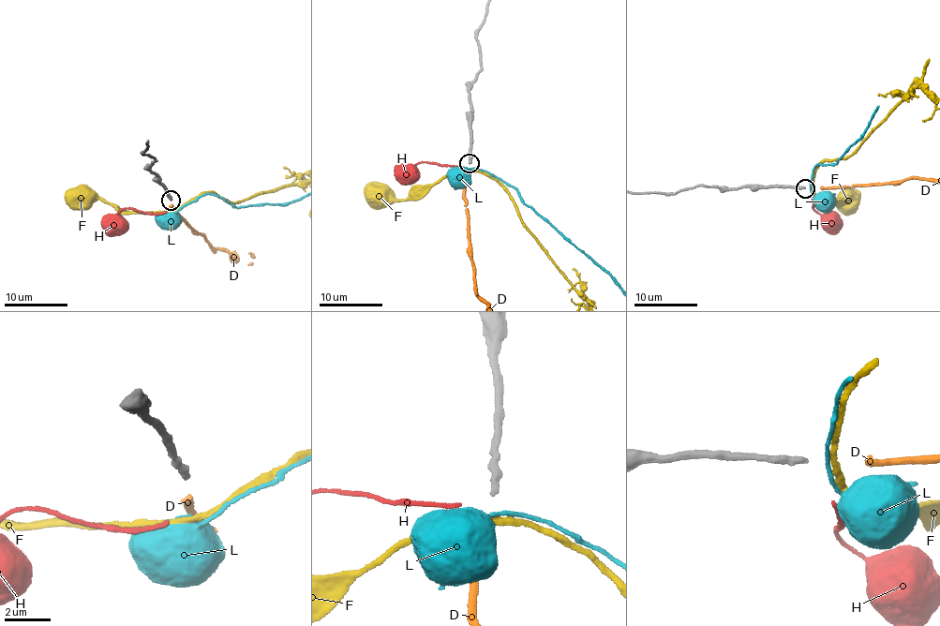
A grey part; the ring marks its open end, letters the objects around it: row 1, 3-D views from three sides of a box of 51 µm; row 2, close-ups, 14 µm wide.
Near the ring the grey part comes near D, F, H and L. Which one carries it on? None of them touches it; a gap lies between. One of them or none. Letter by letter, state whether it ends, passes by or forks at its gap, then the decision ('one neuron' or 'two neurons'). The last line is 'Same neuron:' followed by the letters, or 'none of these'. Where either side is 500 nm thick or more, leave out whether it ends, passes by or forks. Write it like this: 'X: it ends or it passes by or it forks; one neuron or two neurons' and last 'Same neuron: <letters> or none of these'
D: it ends; one neuron
F: it passes by; two neurons
H: it ends; two neurons
L: it passes by; two neurons
Same neuron: D

